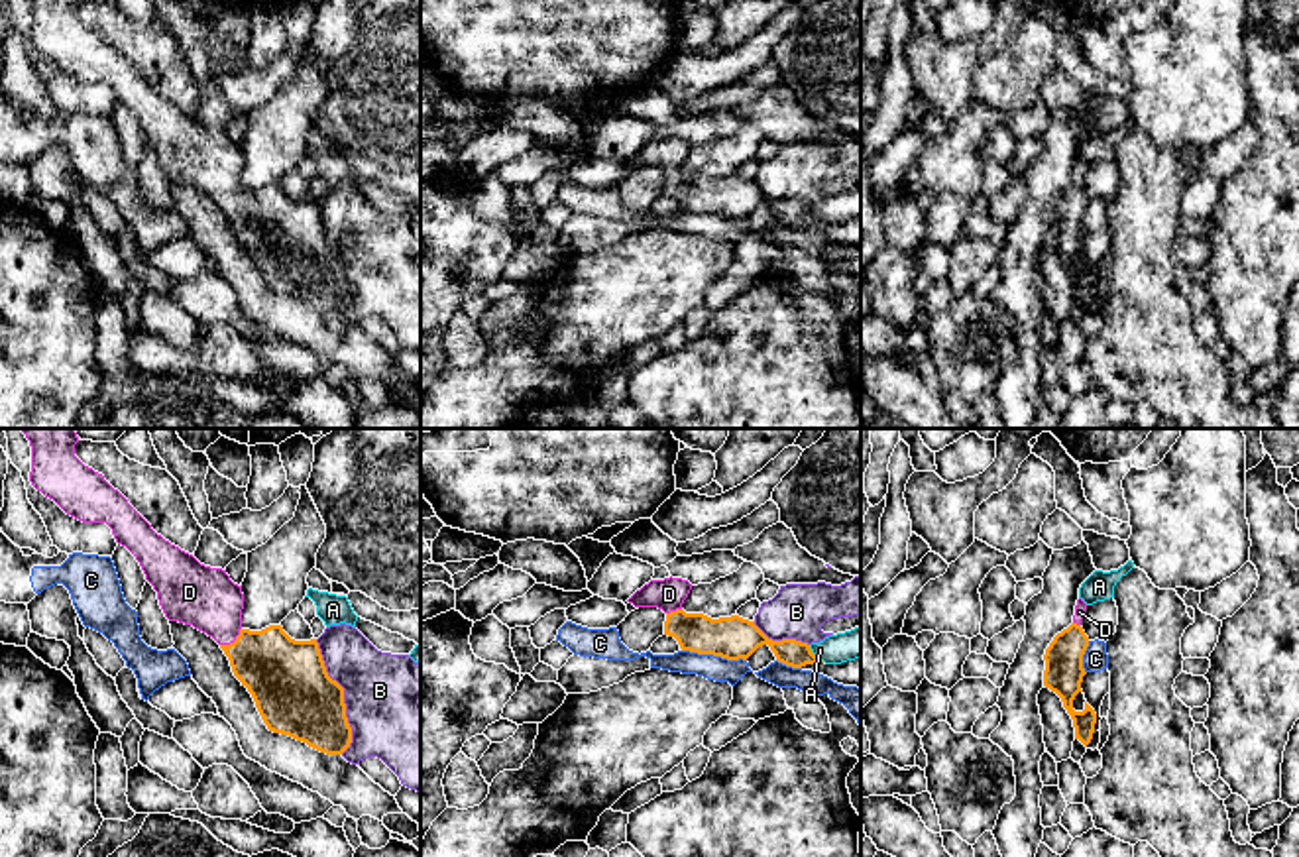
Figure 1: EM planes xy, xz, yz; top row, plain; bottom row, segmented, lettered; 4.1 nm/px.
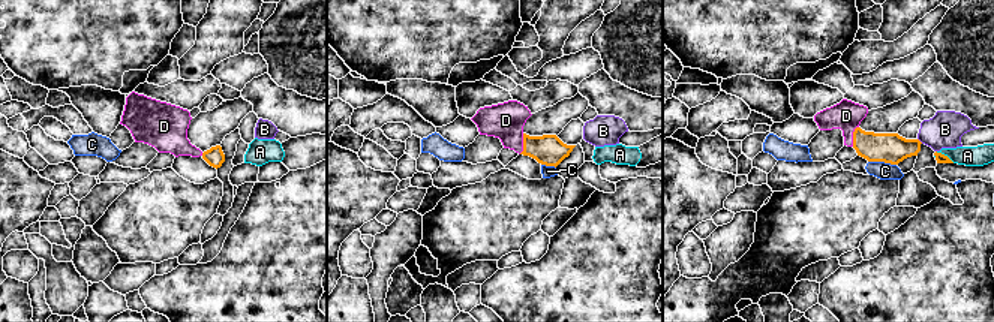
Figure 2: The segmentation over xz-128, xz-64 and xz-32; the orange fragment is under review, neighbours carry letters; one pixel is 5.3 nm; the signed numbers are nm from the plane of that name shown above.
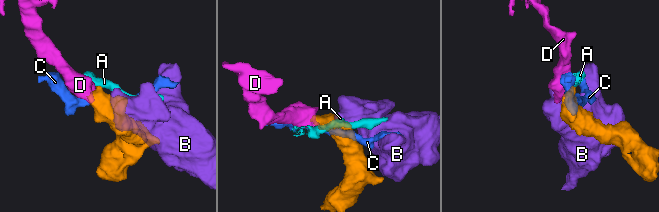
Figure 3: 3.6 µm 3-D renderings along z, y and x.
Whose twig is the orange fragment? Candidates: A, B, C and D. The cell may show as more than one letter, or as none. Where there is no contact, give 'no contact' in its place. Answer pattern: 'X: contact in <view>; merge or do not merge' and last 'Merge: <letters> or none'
A: contact in xz; do not merge
B: contact in xy; do not merge
C: contact in xz; do not merge
D: contact in xy; merge
Merge: D

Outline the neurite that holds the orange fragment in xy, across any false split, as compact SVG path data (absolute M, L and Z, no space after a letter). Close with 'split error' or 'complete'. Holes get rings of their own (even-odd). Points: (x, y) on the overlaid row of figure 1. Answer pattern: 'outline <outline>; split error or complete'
outline M22 428L31 446L31 486L83 523L106 523L118 544L140 562L157 592L169 621L193 625L212 637L230 660L234 676L248 688L269 731L289 735L309 747L342 755L352 743L344 688L326 672L316 639L295 641L281 625L261 631L242 627L244 594L226 570L200 564L193 554L157 535L151 525L114 489L102 474L75 456L79 436L73 428Z; split error

